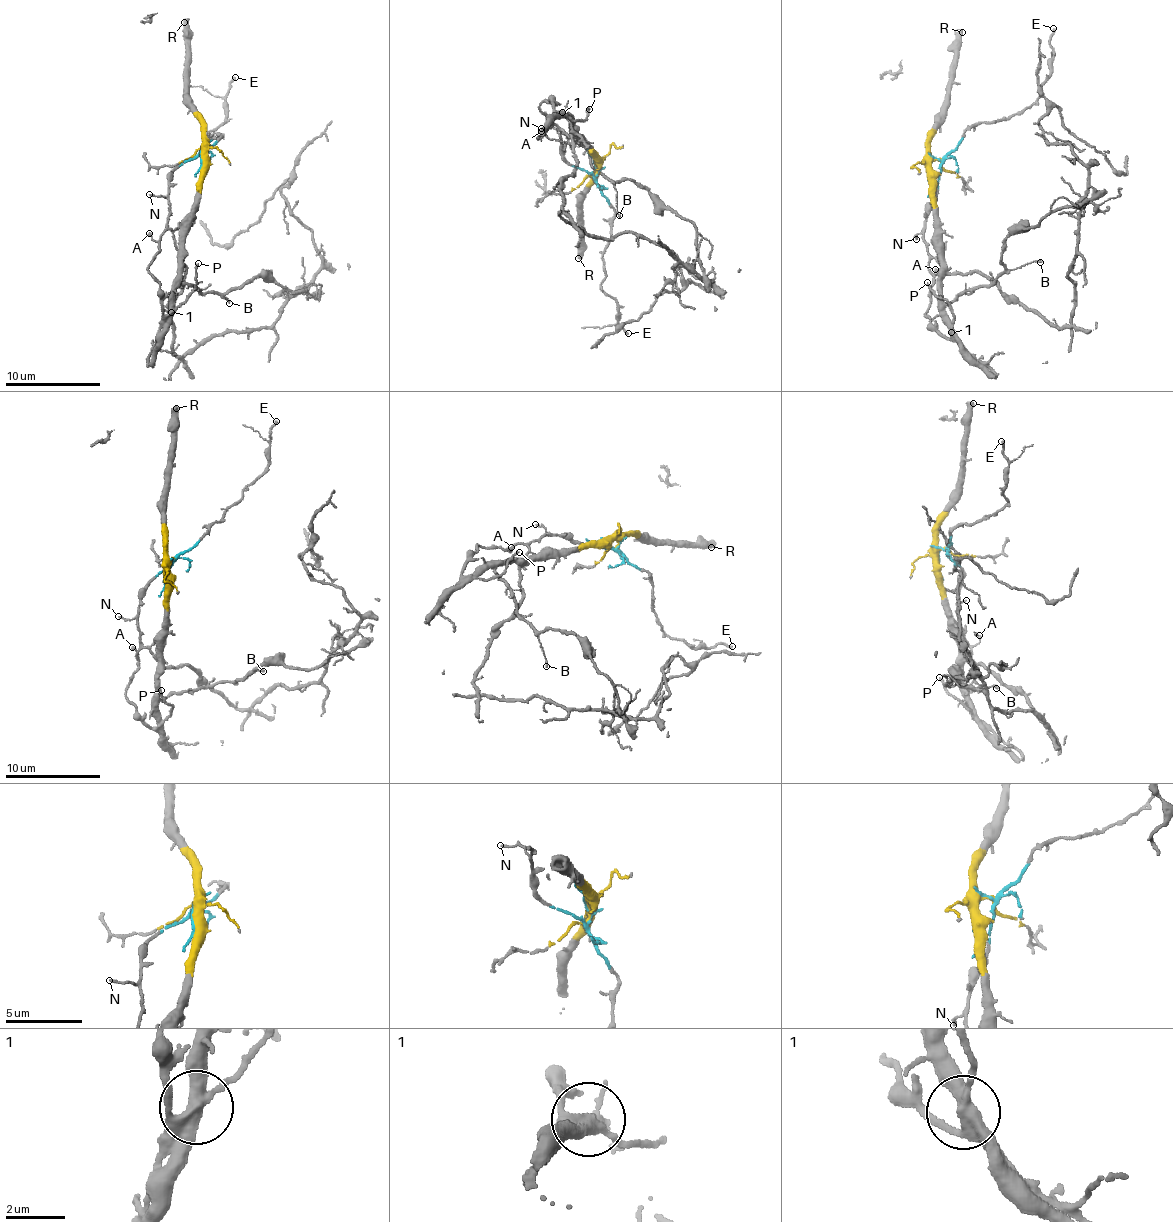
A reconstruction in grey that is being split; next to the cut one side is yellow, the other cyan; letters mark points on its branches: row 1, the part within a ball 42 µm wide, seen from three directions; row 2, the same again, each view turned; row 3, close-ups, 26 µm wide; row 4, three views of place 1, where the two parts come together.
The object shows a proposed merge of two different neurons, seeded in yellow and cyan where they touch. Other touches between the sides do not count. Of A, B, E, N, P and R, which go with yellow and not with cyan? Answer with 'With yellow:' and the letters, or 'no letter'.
With yellow: B, R

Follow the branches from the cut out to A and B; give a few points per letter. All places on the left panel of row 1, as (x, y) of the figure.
A: (201, 149), (203, 145), (196, 155), (172, 172), (167, 190), (170, 211), (163, 235), (158, 242), (148, 233)
B: (203, 149), (201, 198), (179, 253), (180, 286), (197, 286), (199, 291), (223, 295), (228, 303)

